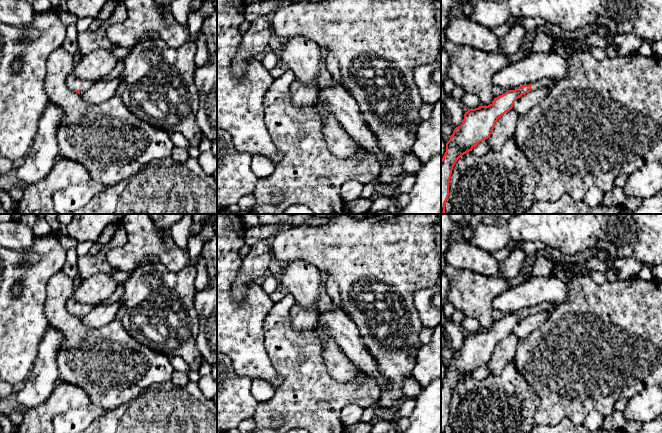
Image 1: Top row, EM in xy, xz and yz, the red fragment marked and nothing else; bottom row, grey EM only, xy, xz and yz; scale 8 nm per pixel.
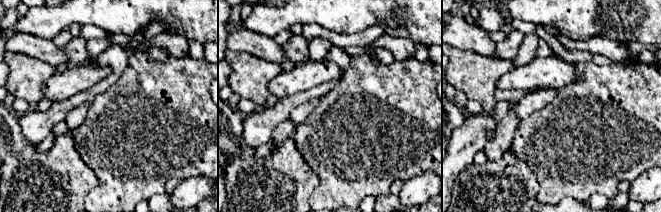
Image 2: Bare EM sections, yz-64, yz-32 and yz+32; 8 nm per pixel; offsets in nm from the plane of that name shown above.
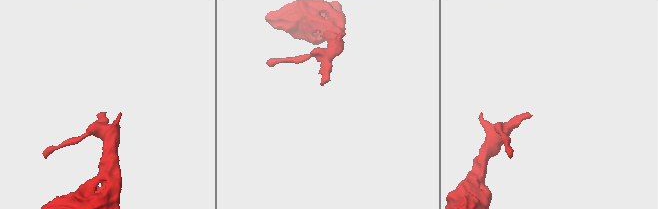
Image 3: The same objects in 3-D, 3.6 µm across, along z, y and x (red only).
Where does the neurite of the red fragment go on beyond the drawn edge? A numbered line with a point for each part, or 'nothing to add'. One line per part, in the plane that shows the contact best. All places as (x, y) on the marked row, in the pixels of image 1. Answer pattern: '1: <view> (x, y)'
1: xy (77, 84)

